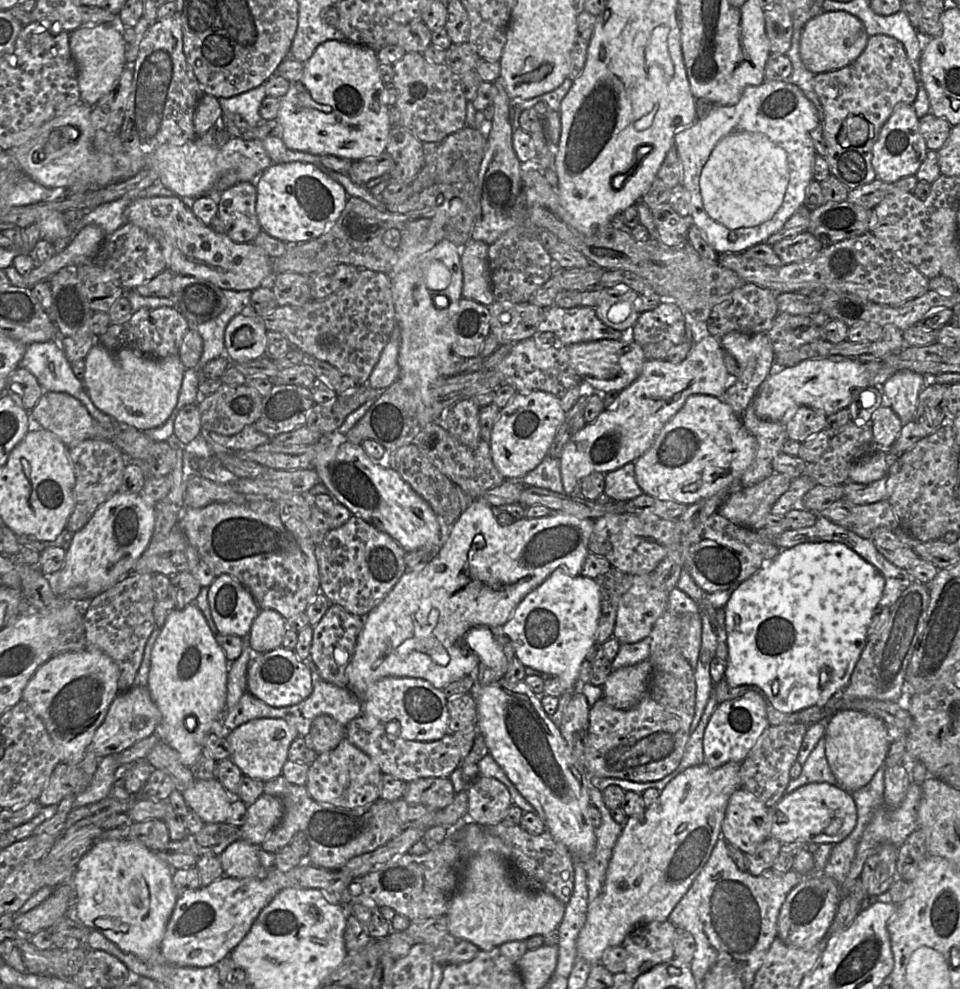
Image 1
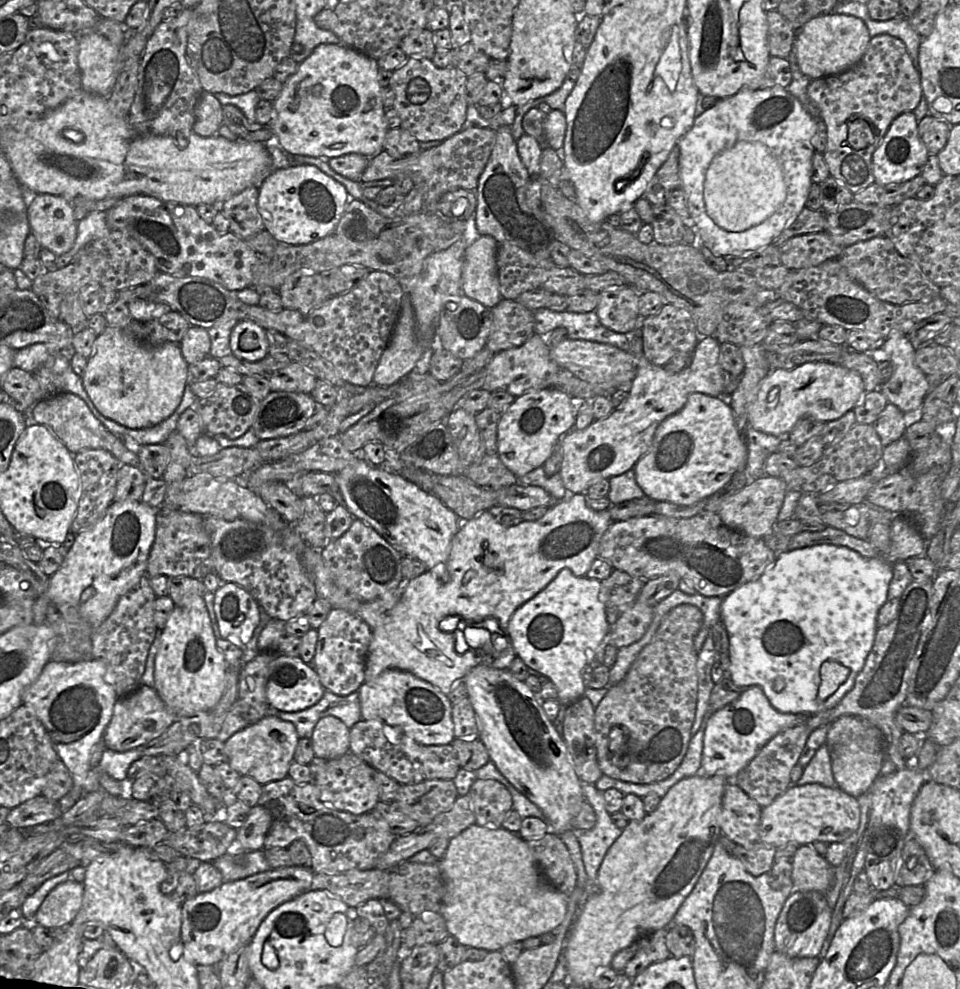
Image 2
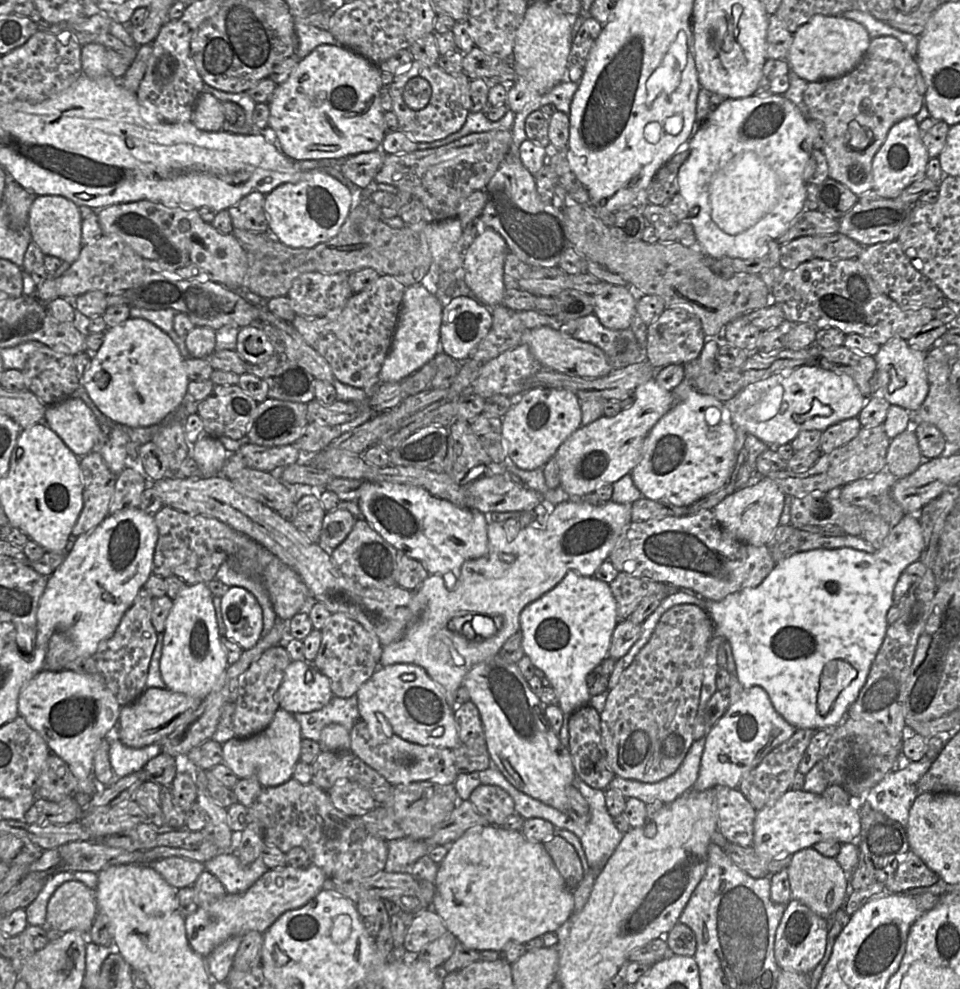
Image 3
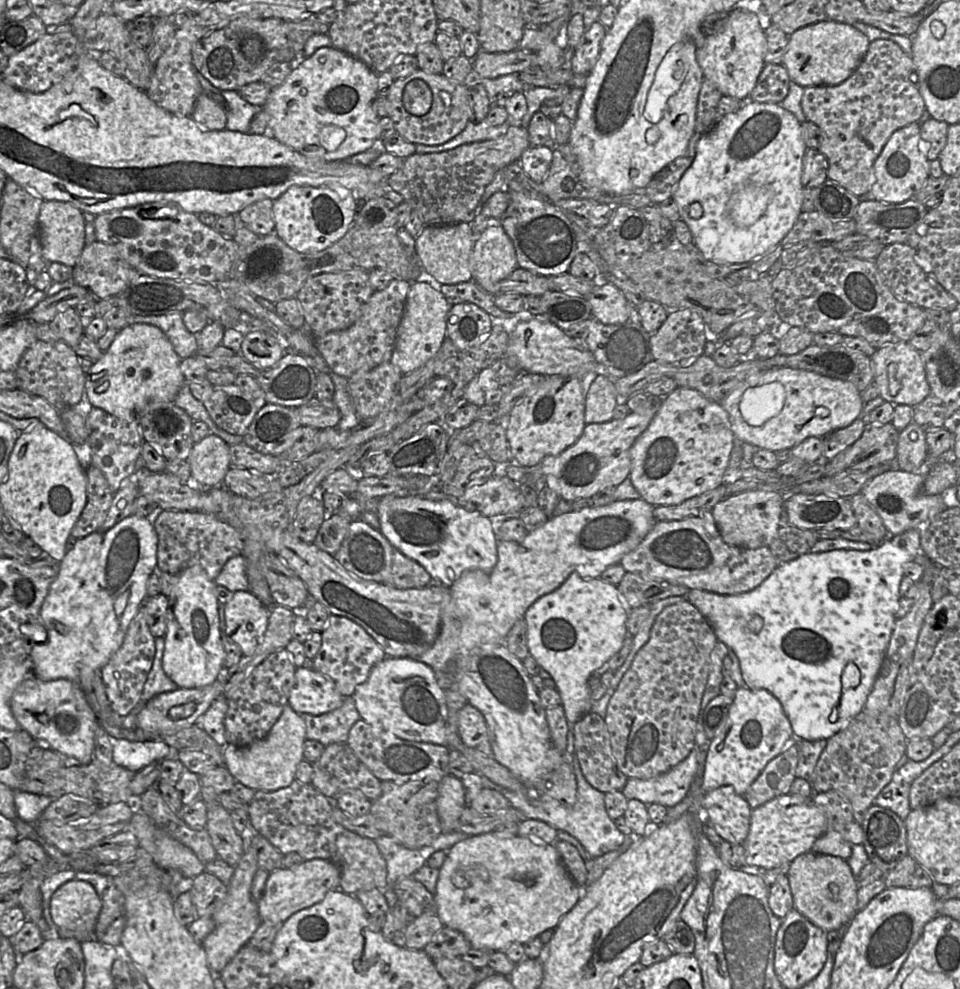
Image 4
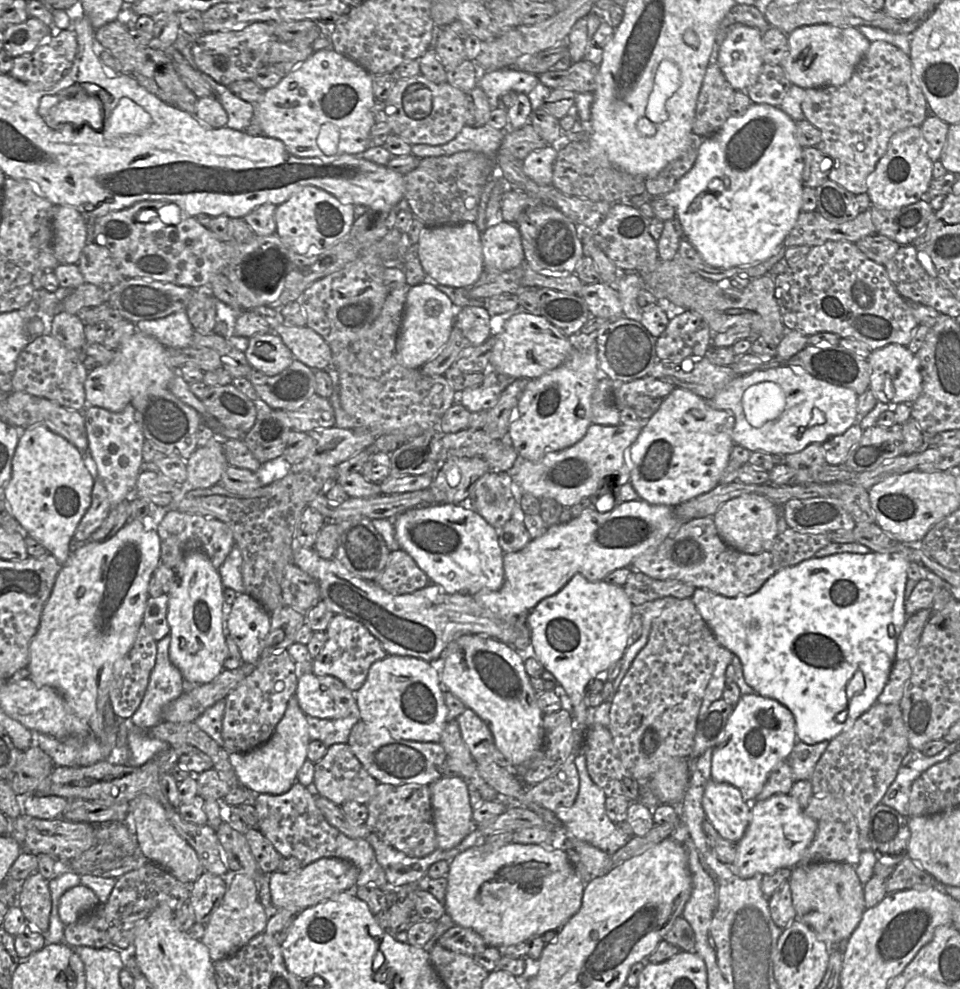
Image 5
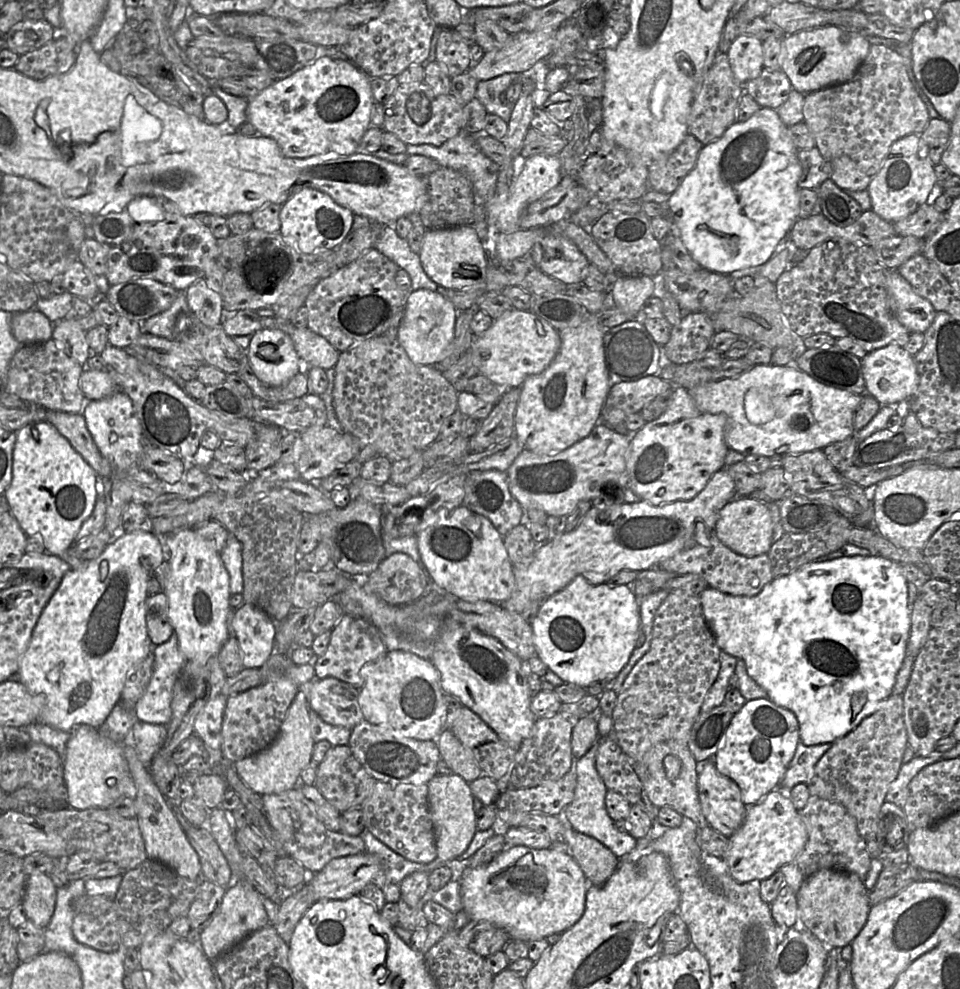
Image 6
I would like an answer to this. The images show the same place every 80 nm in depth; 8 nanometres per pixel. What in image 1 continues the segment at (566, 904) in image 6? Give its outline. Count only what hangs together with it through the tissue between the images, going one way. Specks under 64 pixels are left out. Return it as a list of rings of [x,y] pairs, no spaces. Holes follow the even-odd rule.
[[[470,820],[451,833],[460,850],[460,880],[445,915],[450,935],[490,951],[509,941],[545,936],[559,927],[566,904],[551,893],[520,888],[510,872],[509,849],[499,837]]]

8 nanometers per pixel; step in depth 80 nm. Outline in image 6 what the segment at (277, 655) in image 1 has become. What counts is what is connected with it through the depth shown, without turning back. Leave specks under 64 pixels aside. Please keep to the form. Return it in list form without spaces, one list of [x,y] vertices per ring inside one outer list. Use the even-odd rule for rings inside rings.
[[[334,677],[314,678],[301,686],[299,690],[305,692],[309,707],[328,724],[352,730],[364,720],[363,712],[359,705],[360,689],[347,682]]]

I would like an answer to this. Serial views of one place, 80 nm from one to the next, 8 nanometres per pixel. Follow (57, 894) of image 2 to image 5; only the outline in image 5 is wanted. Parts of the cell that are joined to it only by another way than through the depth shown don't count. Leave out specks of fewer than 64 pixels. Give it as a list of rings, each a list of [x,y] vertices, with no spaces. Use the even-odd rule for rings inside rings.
[[[81,884],[67,890],[60,898],[58,913],[65,926],[75,923],[101,903],[96,894]]]

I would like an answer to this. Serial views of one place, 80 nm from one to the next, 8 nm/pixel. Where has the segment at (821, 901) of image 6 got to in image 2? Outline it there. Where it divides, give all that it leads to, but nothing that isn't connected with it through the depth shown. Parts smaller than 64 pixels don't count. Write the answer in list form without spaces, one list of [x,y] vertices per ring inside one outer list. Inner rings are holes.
[[[799,846],[792,857],[793,892],[826,893],[834,878],[834,868],[811,846]]]

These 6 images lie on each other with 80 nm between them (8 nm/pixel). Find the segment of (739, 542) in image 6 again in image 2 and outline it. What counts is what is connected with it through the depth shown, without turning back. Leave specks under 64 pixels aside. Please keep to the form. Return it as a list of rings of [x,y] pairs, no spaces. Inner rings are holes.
[[[762,475],[724,500],[717,514],[728,528],[751,537],[763,538],[773,530],[774,523],[778,521],[777,516],[787,491],[786,483],[781,477]]]

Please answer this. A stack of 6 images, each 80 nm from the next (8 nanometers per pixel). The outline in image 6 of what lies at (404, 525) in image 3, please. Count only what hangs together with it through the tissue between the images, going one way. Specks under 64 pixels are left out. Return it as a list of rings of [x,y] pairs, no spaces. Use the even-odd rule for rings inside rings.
[[[463,505],[454,509],[426,510],[415,536],[432,589],[470,602],[503,603],[511,597],[515,589],[514,566],[503,536],[484,516]]]

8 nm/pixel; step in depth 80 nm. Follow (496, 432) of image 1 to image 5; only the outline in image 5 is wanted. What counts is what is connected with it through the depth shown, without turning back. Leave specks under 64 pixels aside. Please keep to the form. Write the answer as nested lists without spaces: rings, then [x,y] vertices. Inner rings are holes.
[[[596,331],[589,334],[578,332],[569,337],[573,344],[571,356],[558,368],[529,380],[509,424],[507,435],[522,459],[537,462],[548,453],[573,446],[592,424],[592,396],[598,381],[607,377],[599,368]]]

